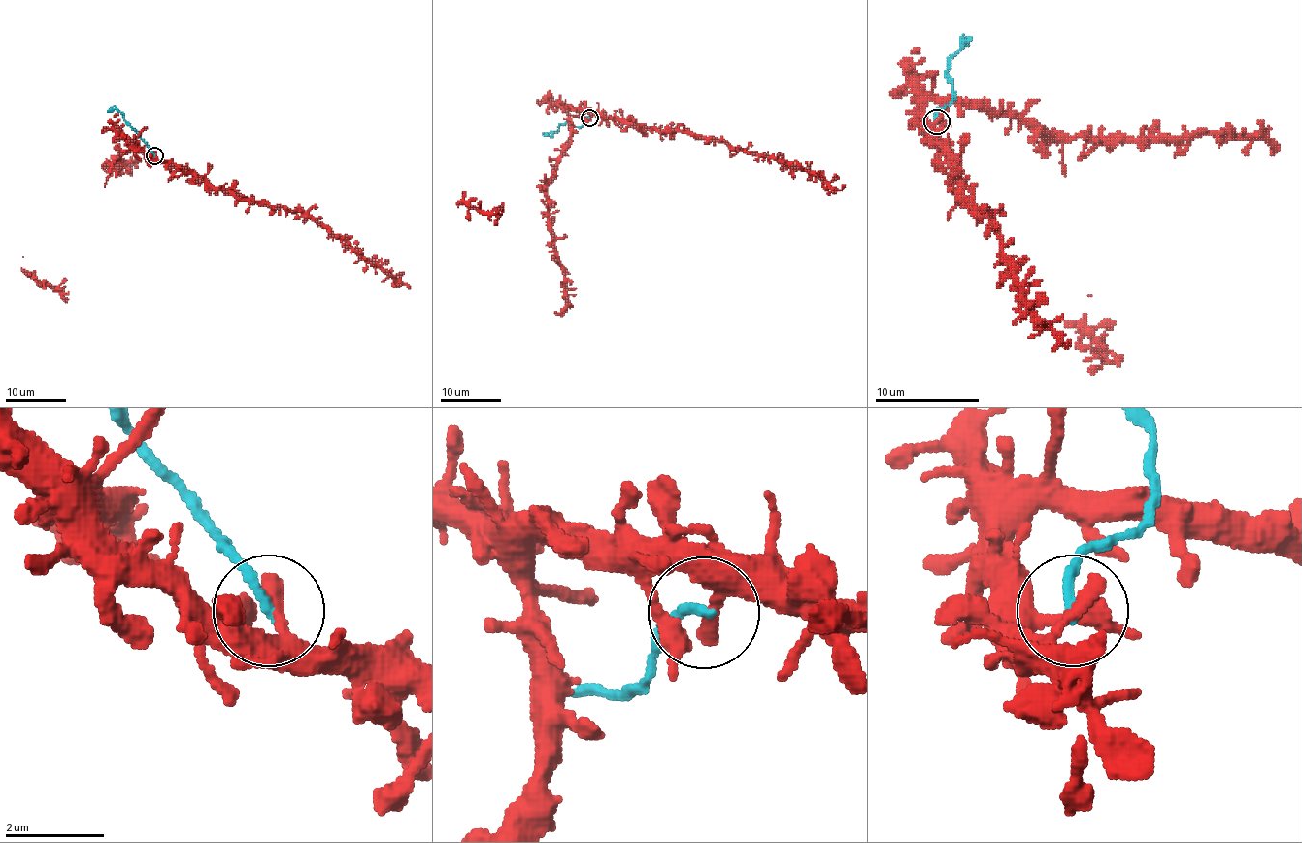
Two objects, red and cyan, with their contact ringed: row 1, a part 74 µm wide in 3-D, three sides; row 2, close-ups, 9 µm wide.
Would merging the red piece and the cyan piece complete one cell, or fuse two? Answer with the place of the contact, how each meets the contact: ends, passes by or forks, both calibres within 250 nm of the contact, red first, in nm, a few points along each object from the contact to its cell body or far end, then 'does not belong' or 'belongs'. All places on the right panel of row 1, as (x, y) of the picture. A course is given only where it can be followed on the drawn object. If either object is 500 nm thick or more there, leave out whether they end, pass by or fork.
at (936, 121); red ends there; cyan ends there; 360 nm thick on the red side, 200 nm on the other; red runs (937, 120), (932, 128), (955, 157), (958, 188), (994, 227), (1013, 285), (1028, 309), (1062, 340), (1051, 348); cyan runs (937, 120), (937, 111), (952, 100), (948, 63), (963, 43); does not belong

